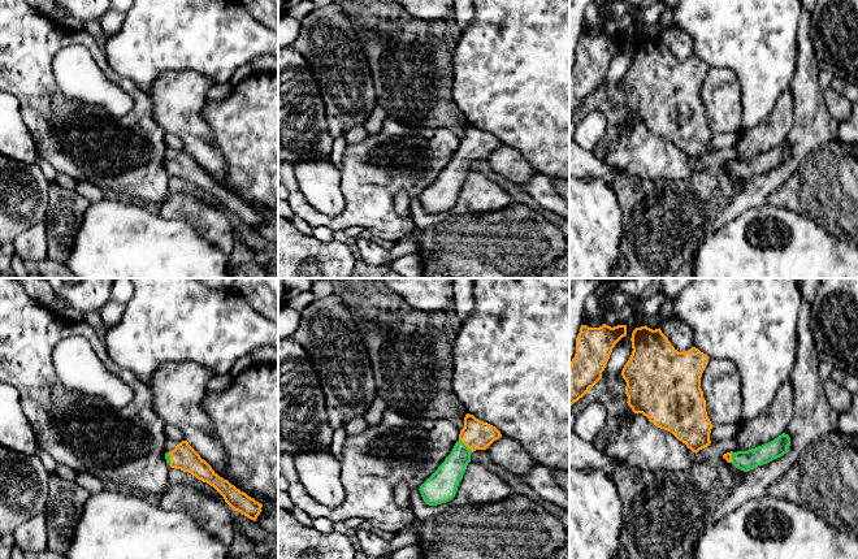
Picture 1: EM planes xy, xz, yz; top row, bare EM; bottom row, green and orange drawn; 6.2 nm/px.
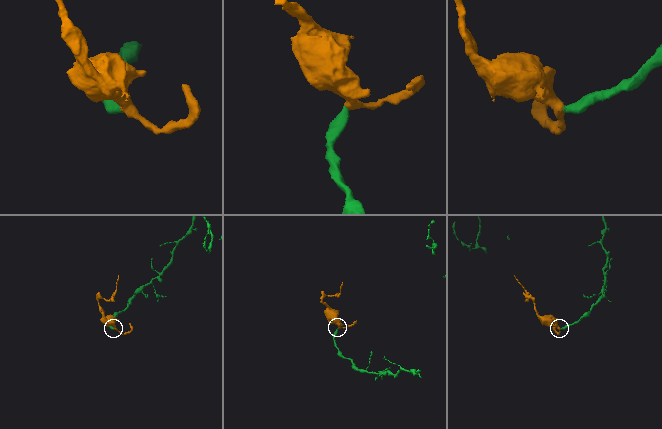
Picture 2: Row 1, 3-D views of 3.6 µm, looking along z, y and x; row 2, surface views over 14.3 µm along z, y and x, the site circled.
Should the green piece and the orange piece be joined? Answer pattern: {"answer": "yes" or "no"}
{"answer": "yes"}

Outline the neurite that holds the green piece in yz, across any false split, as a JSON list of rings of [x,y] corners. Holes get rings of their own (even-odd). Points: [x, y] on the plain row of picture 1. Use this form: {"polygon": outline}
{"polygon": [[[783,142],[774,150],[748,160],[727,161],[723,166],[736,177],[748,181],[754,176],[767,173],[789,160],[790,147]]]}

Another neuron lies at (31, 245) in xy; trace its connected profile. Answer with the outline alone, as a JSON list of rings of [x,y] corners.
[[[39,222],[23,233],[21,233],[13,242],[14,254],[17,254],[25,263],[40,263],[48,259],[48,243],[46,239],[46,224]]]

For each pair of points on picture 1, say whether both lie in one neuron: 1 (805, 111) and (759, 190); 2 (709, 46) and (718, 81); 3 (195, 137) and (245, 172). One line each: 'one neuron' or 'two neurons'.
1: one neuron
2: two neurons
3: two neurons

